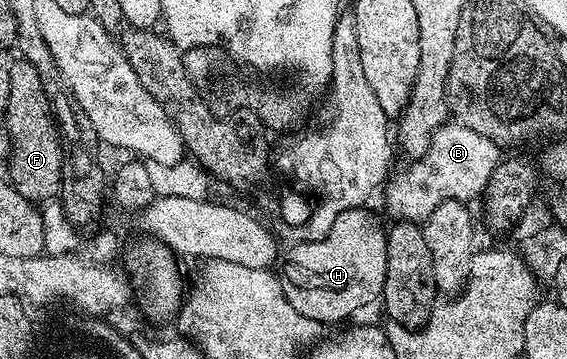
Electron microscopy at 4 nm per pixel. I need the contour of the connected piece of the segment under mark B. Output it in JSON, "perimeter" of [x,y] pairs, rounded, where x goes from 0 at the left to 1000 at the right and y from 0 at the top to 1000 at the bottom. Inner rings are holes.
{"perimeter":[[[790,334],[760,382],[760,398],[743,437],[718,457],[725,462],[714,465],[705,485],[688,487],[674,532],[675,563],[691,610],[744,621],[760,599],[764,579],[785,557],[824,563],[831,552],[843,554],[882,446],[884,418],[875,398],[834,368],[834,357]]]}

